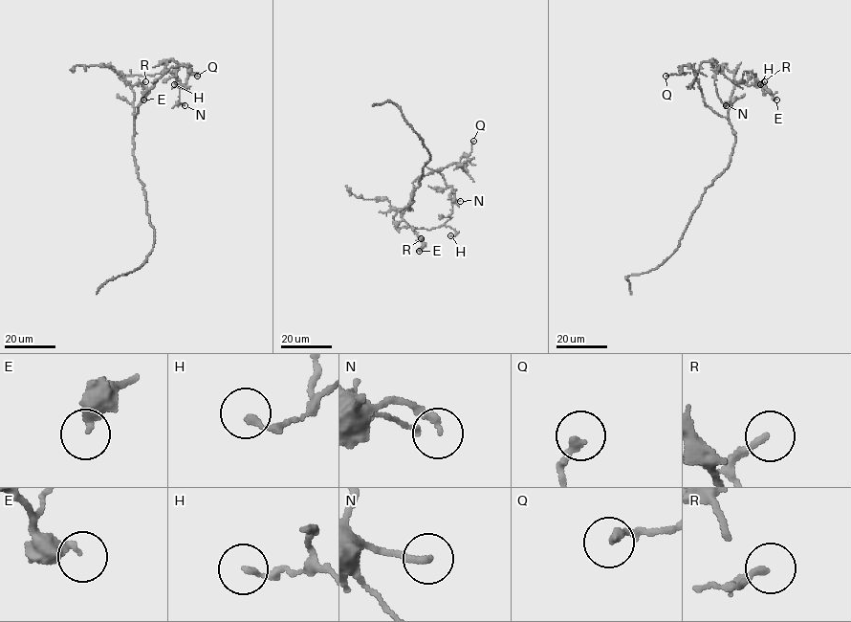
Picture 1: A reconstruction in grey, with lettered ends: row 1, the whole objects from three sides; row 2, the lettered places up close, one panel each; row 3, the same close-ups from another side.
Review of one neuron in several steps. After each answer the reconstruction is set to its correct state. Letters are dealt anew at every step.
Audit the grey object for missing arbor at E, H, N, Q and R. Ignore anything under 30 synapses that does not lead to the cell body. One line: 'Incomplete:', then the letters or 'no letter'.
Incomplete: no letter

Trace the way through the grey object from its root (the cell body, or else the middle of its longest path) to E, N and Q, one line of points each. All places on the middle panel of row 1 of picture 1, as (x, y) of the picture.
E: (410, 205), (402, 218), (424, 242), (419, 251)
N: (410, 205), (413, 182), (434, 171), (443, 175), (454, 192), (456, 189), (454, 198), (460, 201)
Q: (410, 205), (413, 182), (420, 176), (459, 162), (471, 152), (473, 141)

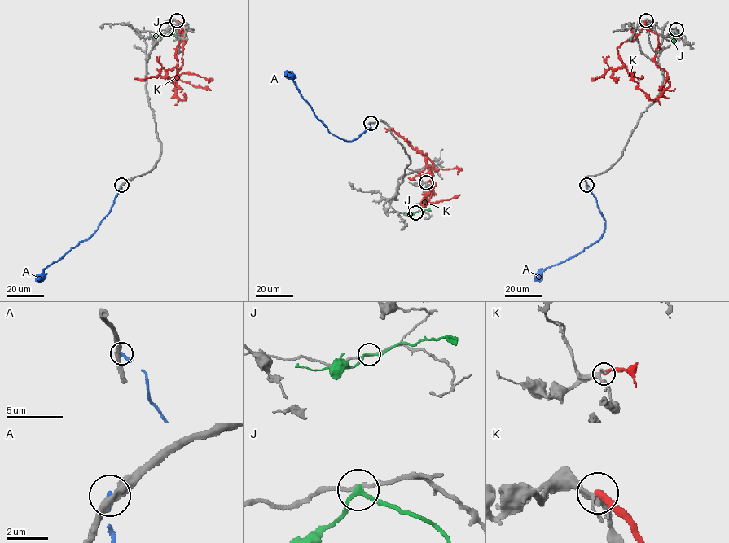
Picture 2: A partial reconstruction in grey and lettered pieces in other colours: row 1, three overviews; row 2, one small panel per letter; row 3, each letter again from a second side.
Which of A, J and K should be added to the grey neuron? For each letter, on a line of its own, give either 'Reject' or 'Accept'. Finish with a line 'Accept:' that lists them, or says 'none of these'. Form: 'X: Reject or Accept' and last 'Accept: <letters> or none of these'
A: Reject
J: Reject
K: Reject
Accept: none of these

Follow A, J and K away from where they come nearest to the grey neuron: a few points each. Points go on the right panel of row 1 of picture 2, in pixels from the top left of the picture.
A: (587, 185), (605, 221), (604, 232), (595, 243), (578, 254), (542, 270), (535, 276), (536, 281)
J: (675, 29), (673, 42)
K: (645, 20), (638, 36), (617, 48), (623, 65), (616, 69), (609, 68), (603, 76), (591, 78)

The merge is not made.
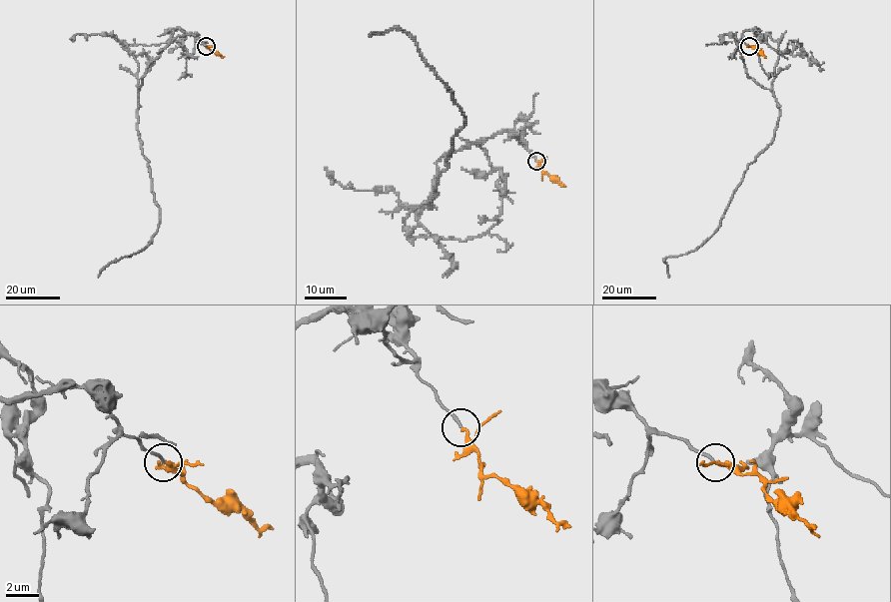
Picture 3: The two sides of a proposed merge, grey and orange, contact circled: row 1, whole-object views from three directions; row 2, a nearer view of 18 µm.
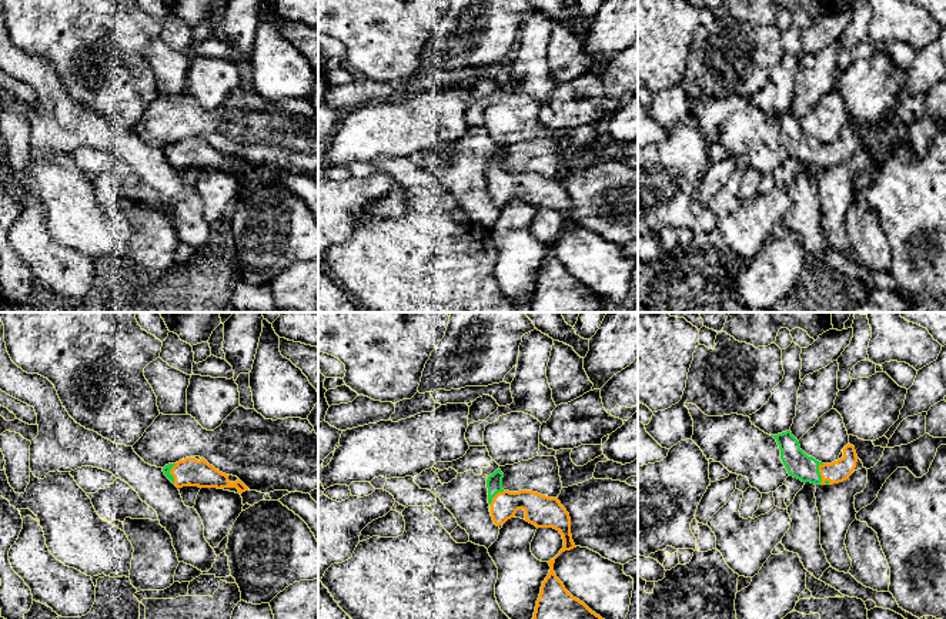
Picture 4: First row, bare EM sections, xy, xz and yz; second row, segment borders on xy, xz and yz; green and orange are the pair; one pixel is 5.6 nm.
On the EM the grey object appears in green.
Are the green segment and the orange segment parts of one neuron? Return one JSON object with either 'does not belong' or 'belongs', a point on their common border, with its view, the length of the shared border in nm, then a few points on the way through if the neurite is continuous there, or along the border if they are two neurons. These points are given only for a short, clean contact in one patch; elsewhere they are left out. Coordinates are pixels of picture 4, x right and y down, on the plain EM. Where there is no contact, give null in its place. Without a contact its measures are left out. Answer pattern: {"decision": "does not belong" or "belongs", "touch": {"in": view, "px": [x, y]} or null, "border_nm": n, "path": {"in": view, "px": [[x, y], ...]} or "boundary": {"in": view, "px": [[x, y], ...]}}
{"decision": "belongs", "touch": {"in": "yz", "px": [819, 156]}, "border_nm": 130, "path": {"in": "yz", "px": [[798, 144], [819, 156], [841, 150]]}}

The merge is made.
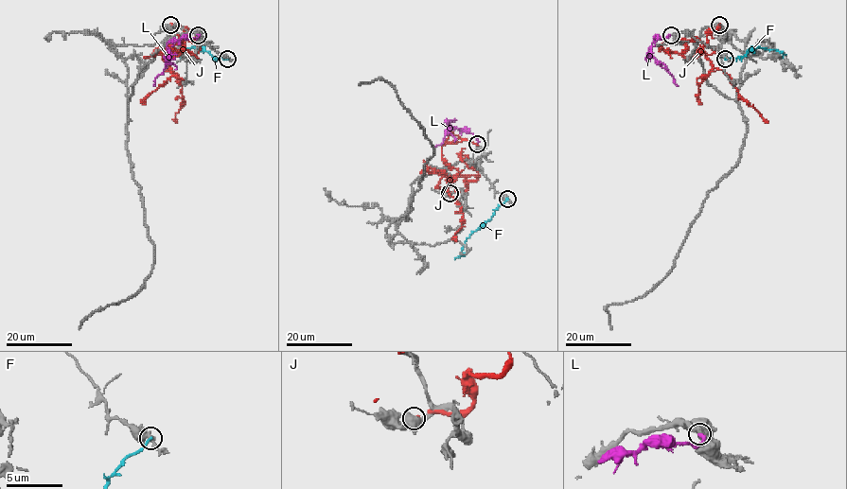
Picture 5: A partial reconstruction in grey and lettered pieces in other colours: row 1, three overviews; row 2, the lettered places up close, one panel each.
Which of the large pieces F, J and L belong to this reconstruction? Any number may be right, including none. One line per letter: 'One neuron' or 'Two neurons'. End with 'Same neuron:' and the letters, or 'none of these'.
F: Two neurons
J: Two neurons
L: One neuron
Same neuron: L

